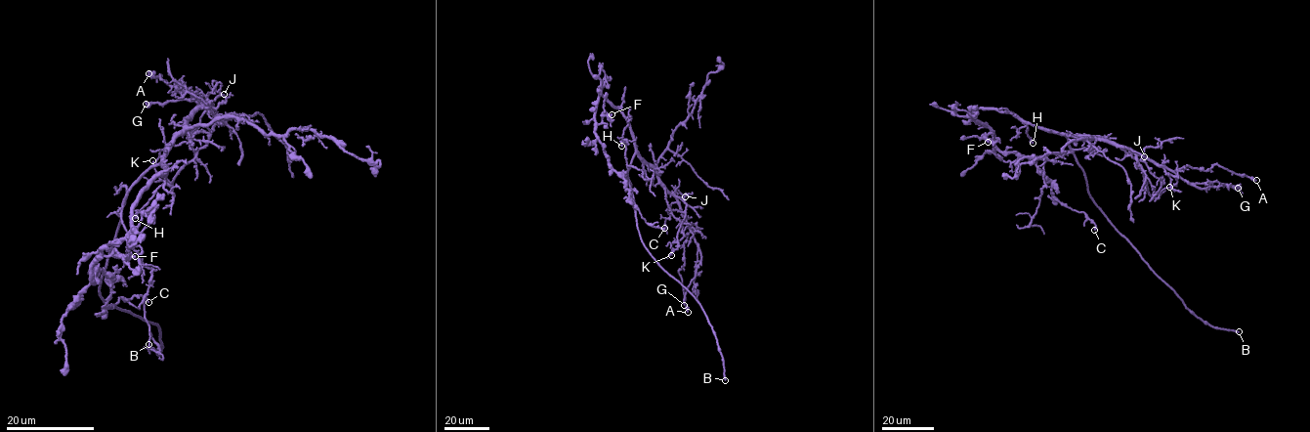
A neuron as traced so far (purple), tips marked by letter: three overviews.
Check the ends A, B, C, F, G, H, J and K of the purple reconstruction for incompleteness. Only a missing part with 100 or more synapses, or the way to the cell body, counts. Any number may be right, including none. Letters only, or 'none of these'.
B

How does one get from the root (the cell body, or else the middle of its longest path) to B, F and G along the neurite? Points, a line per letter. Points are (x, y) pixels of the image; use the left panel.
B: (153, 166), (127, 193), (99, 293), (105, 305), (157, 325), (161, 342), (158, 353), (148, 344)
F: (153, 166), (166, 175), (140, 194), (130, 235), (102, 254), (115, 249), (125, 259), (135, 256)
G: (153, 166), (185, 128), (184, 118), (204, 108), (206, 100), (212, 105), (190, 98), (146, 104)

